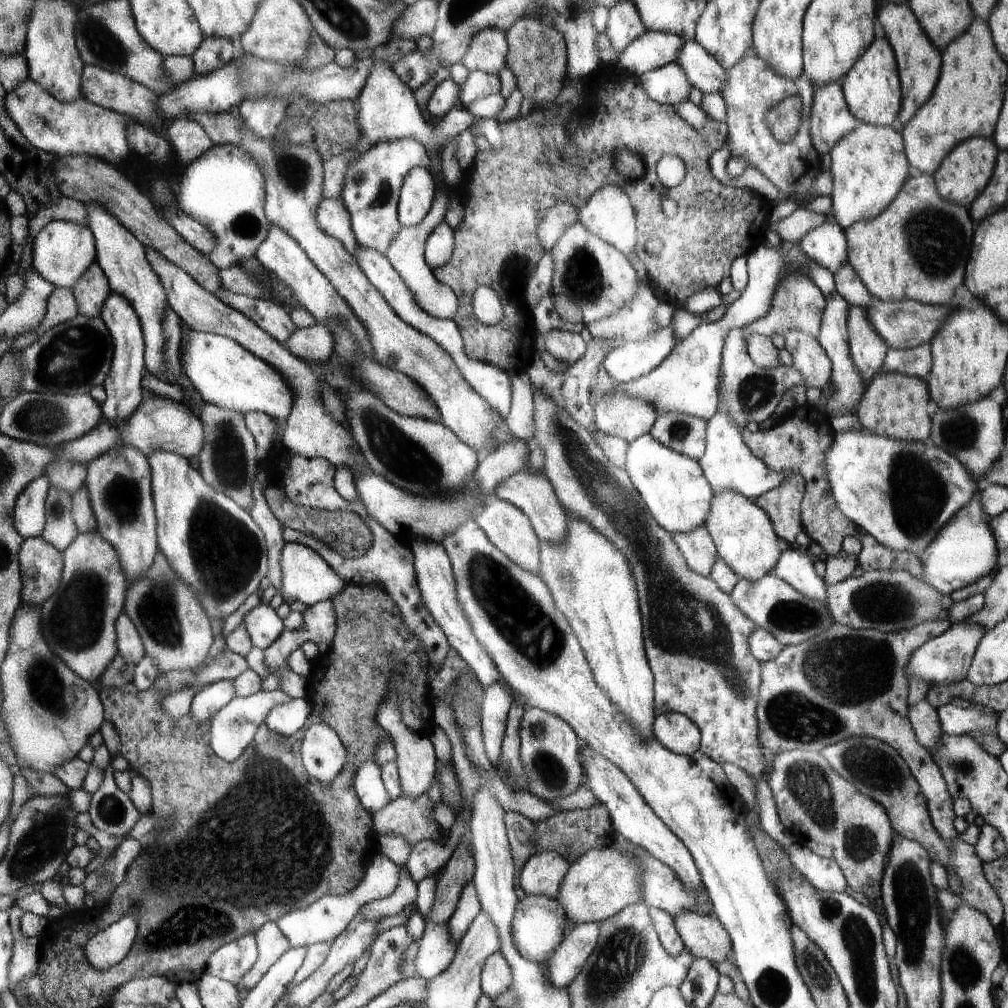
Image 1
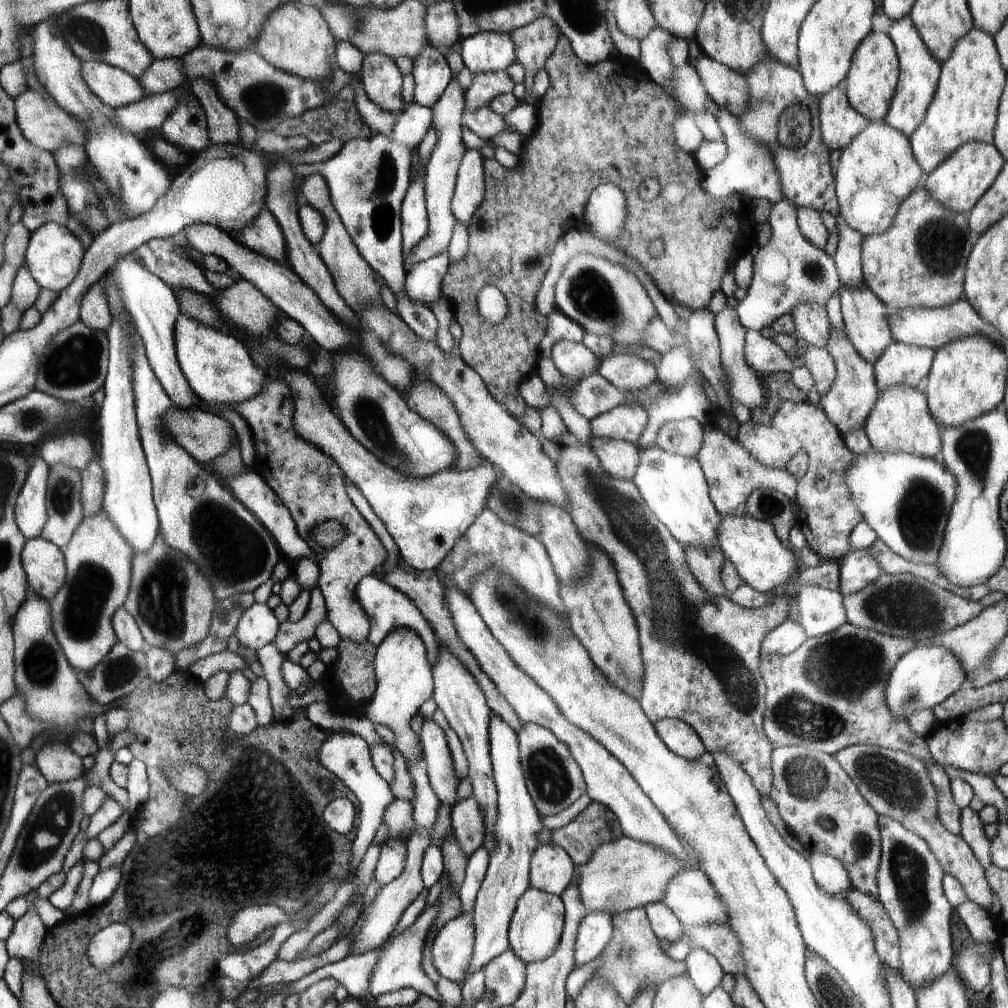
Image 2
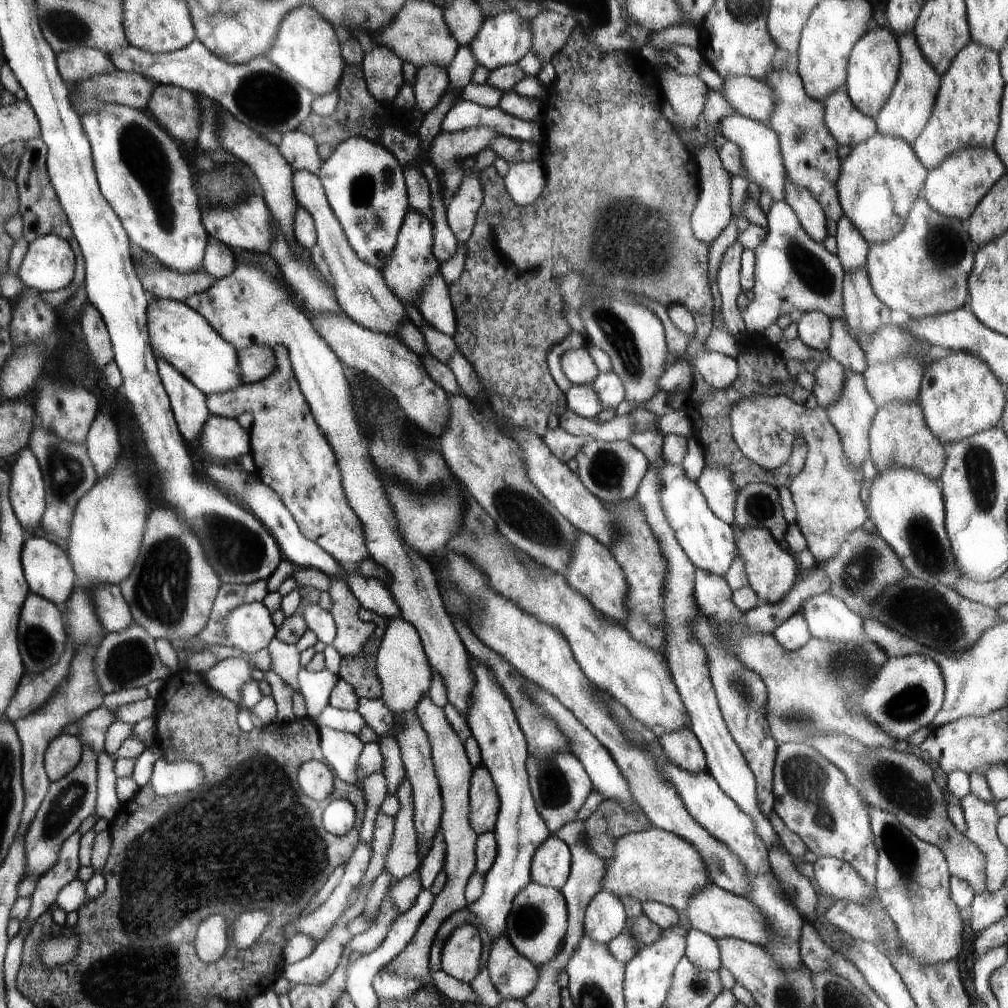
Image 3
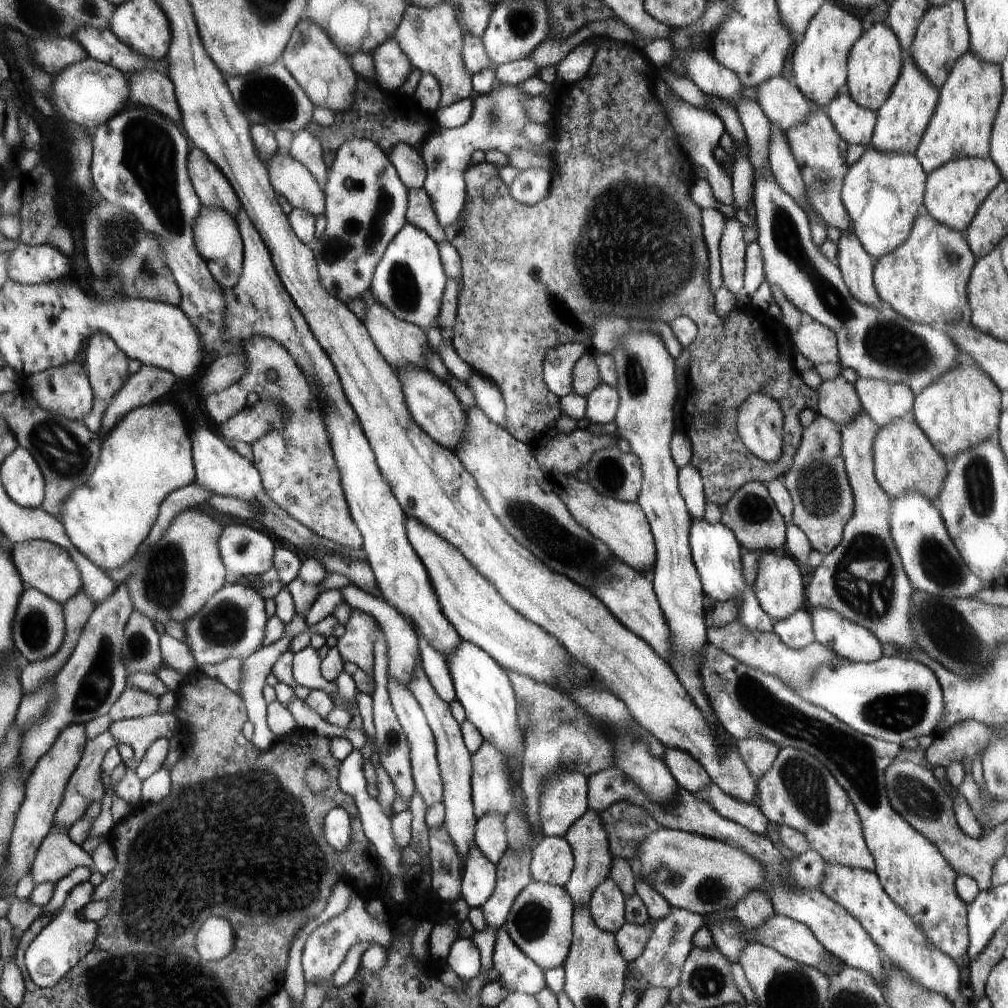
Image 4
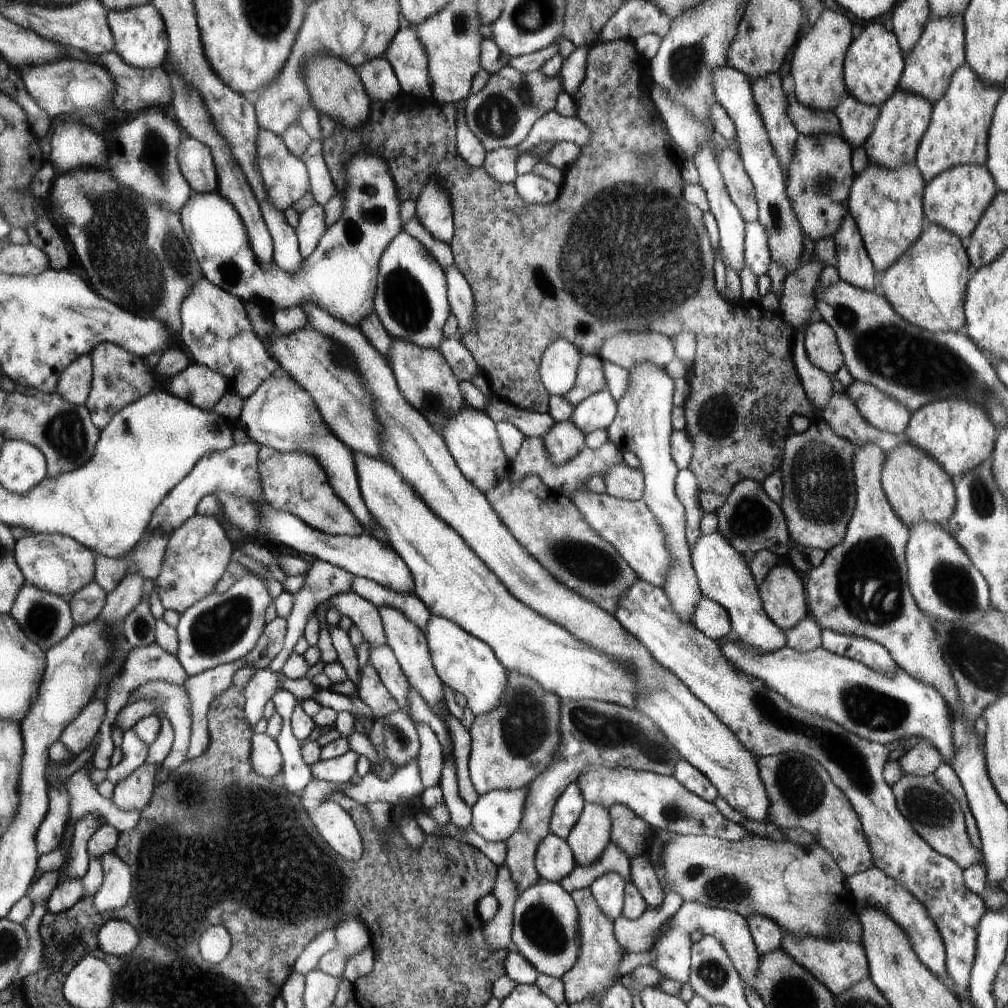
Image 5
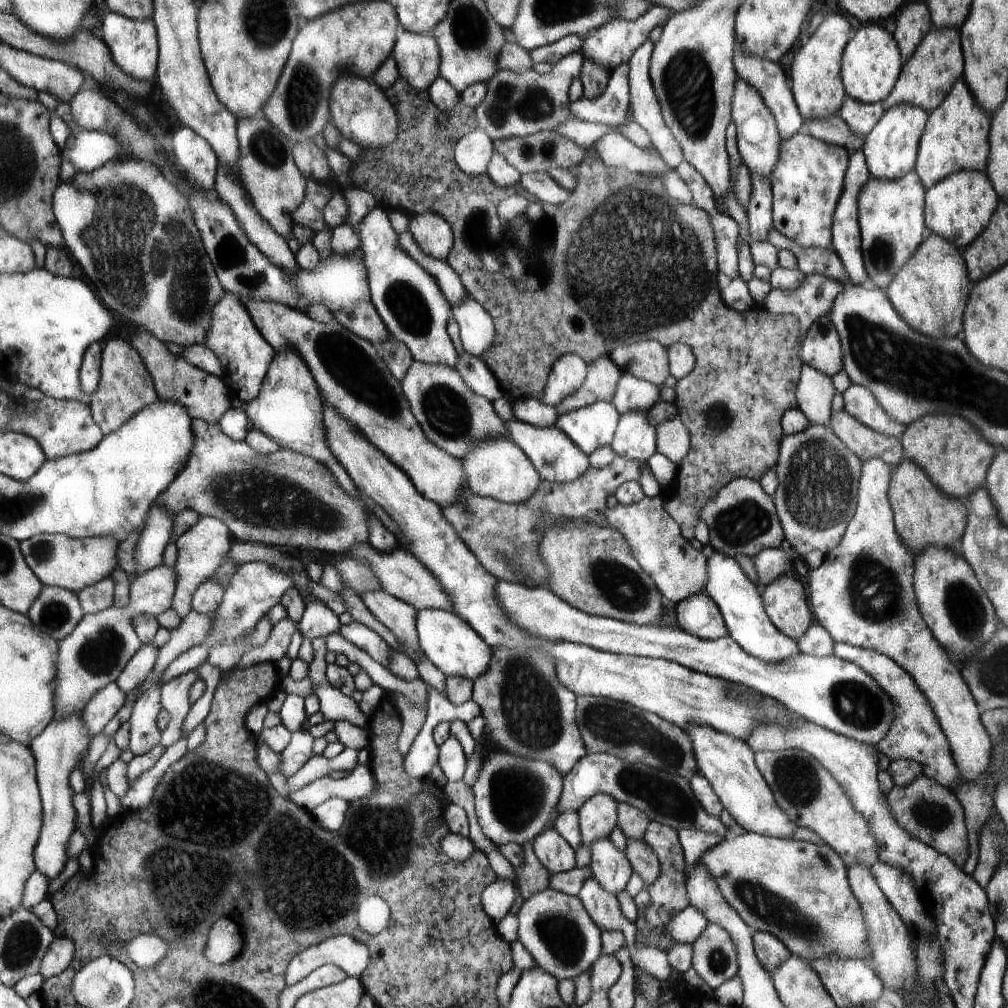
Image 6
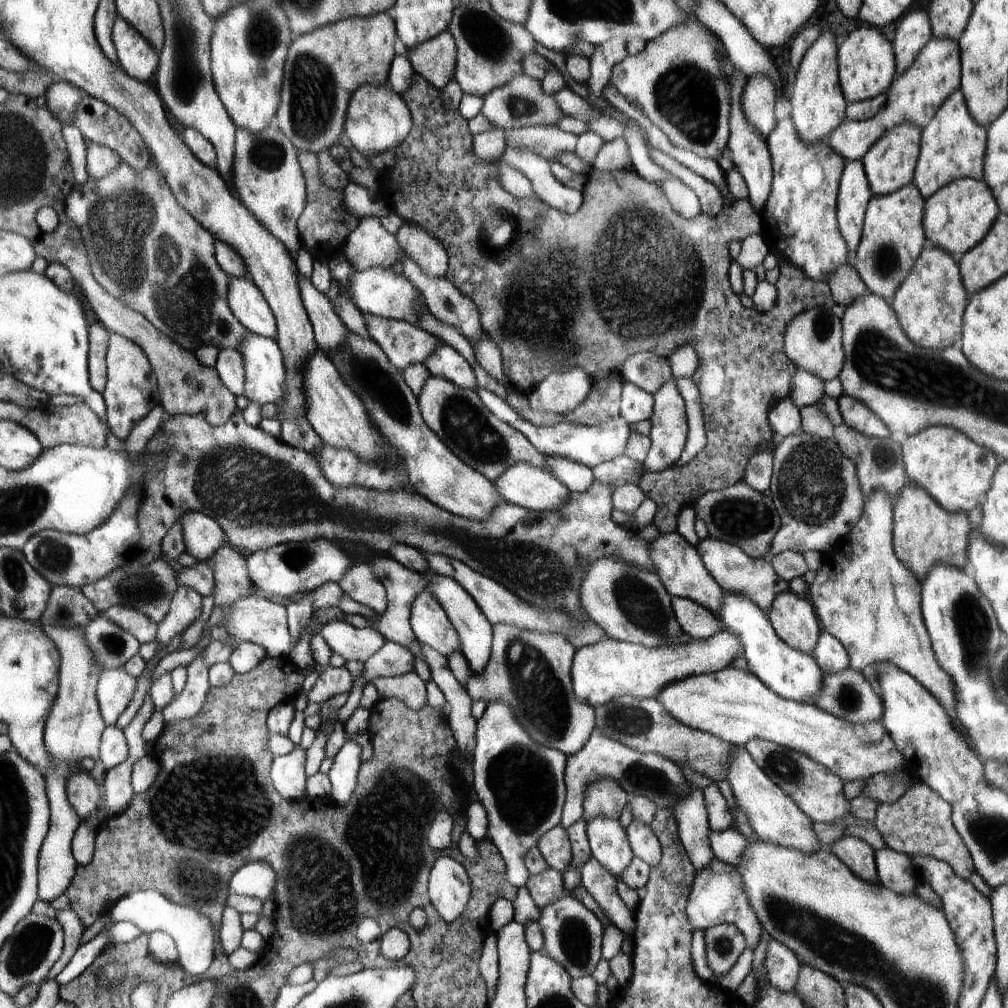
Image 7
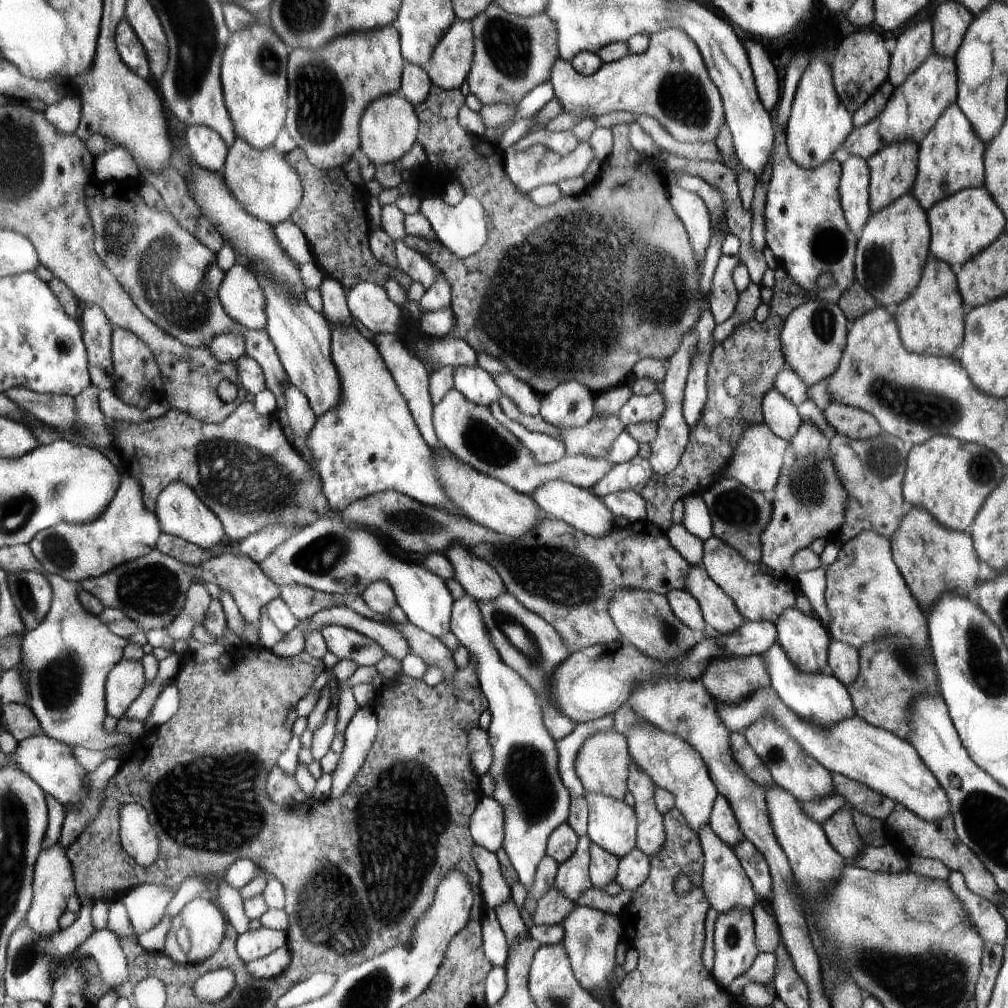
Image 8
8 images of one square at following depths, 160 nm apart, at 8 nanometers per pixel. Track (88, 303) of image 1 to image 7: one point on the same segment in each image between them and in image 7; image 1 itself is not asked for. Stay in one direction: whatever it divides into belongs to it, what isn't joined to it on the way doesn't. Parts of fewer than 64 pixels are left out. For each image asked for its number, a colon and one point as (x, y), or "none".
2: (94, 312)
3: (96, 335)
4: (108, 366)
5: (119, 378)
6: (126, 386)
7: (132, 391)

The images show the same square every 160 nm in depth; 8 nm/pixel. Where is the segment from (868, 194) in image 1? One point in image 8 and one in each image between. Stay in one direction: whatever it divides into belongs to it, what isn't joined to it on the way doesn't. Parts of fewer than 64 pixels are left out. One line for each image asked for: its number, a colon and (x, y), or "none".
2: (877, 172)
3: (881, 177)
4: (883, 192)
5: (886, 204)
6: (892, 213)
7: (893, 238)
8: (893, 245)

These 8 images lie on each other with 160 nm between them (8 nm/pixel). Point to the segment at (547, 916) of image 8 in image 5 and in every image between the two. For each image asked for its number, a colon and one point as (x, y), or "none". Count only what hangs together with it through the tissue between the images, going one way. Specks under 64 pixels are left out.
5: (596, 733)
6: (533, 877)
7: (548, 887)

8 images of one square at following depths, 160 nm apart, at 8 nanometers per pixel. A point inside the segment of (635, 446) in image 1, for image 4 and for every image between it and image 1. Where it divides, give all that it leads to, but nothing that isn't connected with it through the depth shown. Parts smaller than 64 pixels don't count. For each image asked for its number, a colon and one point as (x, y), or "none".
2: (674, 487)
3: (709, 542)
4: (716, 551)

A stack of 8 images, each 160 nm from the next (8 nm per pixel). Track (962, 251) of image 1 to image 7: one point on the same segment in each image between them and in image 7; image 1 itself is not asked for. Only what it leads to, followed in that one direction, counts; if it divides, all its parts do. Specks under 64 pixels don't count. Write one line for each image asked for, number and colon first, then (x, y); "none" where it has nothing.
2: (920, 262)
3: (923, 270)
4: (925, 279)
5: (927, 286)
6: (931, 291)
7: (929, 305)

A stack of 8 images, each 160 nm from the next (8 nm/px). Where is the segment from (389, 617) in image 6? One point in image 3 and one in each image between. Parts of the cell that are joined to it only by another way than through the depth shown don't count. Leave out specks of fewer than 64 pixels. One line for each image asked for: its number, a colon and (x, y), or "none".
3: (453, 768)
4: (455, 763)
5: (409, 644)

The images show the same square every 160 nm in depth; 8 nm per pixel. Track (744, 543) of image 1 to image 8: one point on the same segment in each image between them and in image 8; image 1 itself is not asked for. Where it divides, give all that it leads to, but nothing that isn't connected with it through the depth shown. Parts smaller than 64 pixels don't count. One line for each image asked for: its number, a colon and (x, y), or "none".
2: (754, 548)
3: (771, 571)
4: (779, 587)
5: (782, 591)
6: (785, 600)
7: (793, 618)
8: (806, 643)

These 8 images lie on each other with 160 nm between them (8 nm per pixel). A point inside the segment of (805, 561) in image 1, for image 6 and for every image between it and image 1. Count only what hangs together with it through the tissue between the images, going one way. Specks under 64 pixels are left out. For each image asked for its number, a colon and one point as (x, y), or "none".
2: (822, 612)
3: (828, 617)
4: (848, 640)
5: (874, 655)
6: (916, 734)

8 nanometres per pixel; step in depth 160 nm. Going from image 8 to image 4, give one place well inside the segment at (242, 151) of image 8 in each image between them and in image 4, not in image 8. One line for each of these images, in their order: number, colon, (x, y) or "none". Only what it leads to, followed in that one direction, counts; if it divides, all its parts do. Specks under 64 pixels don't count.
4: (291, 180)
5: (286, 177)
6: (277, 187)
7: (267, 177)

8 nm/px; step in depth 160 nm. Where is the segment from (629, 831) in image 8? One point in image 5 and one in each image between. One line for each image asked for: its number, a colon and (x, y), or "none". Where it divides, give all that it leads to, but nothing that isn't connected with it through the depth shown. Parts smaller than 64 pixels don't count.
5: (608, 889)
6: (610, 866)
7: (609, 843)

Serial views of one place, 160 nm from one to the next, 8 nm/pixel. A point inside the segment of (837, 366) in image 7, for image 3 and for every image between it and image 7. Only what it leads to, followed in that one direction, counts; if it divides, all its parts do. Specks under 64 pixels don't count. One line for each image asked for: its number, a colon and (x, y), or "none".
3: (814, 329)
4: (817, 342)
5: (822, 349)
6: (820, 348)

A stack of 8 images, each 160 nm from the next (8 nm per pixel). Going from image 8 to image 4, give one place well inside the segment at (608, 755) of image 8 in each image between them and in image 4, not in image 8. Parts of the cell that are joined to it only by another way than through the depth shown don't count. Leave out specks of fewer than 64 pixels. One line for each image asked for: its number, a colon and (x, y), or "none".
4: (594, 860)
5: (591, 835)
6: (598, 817)
7: (606, 797)

